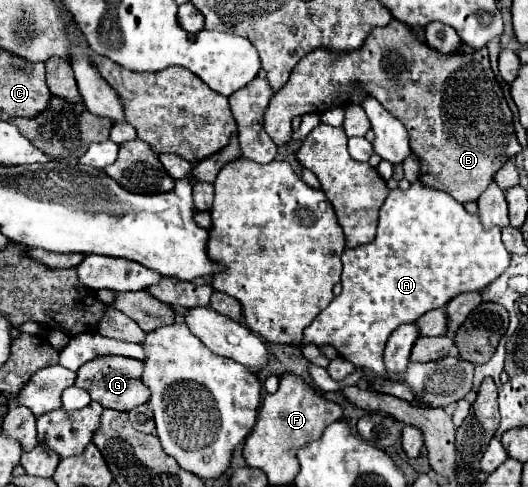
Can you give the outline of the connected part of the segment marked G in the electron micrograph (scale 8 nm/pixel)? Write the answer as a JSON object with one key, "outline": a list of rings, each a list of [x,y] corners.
{"outline":[[[101,356],[101,358],[89,360],[77,370],[75,386],[89,390],[91,398],[99,402],[103,408],[115,408],[115,410],[127,412],[149,400],[149,388],[141,382],[141,372],[143,372],[141,360],[123,358],[123,356]]]}

